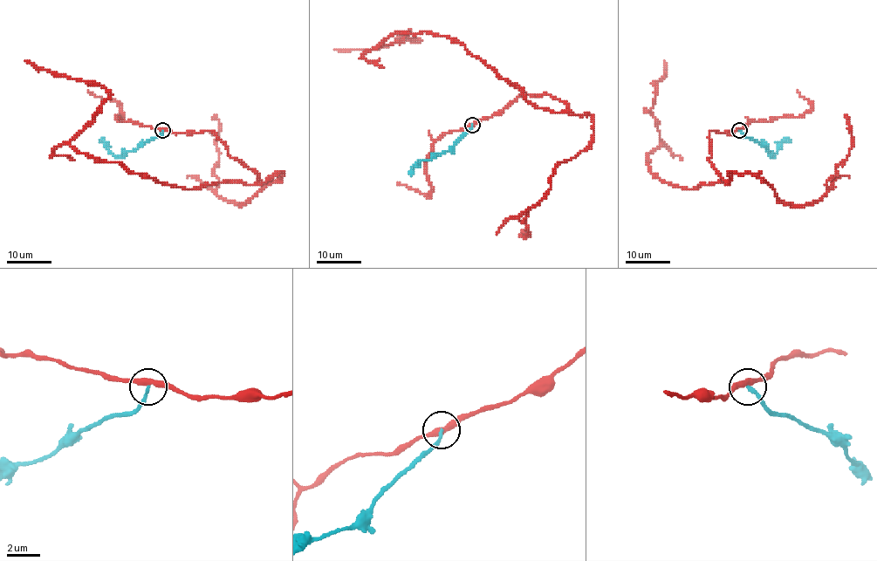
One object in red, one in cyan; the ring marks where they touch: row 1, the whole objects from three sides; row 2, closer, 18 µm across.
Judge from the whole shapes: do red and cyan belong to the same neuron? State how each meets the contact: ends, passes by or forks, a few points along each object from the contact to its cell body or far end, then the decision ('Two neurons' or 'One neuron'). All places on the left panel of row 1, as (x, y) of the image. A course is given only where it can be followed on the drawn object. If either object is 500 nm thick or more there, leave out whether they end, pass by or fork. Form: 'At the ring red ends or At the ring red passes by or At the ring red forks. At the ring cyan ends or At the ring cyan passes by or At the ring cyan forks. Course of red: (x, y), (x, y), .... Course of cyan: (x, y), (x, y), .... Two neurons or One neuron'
At the ring red passes by. At the ring cyan ends. Course of red: (163, 130), (213, 133), (257, 181), (190, 189), (79, 153), (69, 142), (110, 94), (24, 61). Course of cyan: (163, 130), (159, 137), (126, 150), (119, 157), (111, 153), (103, 140), (101, 141). Two neurons

